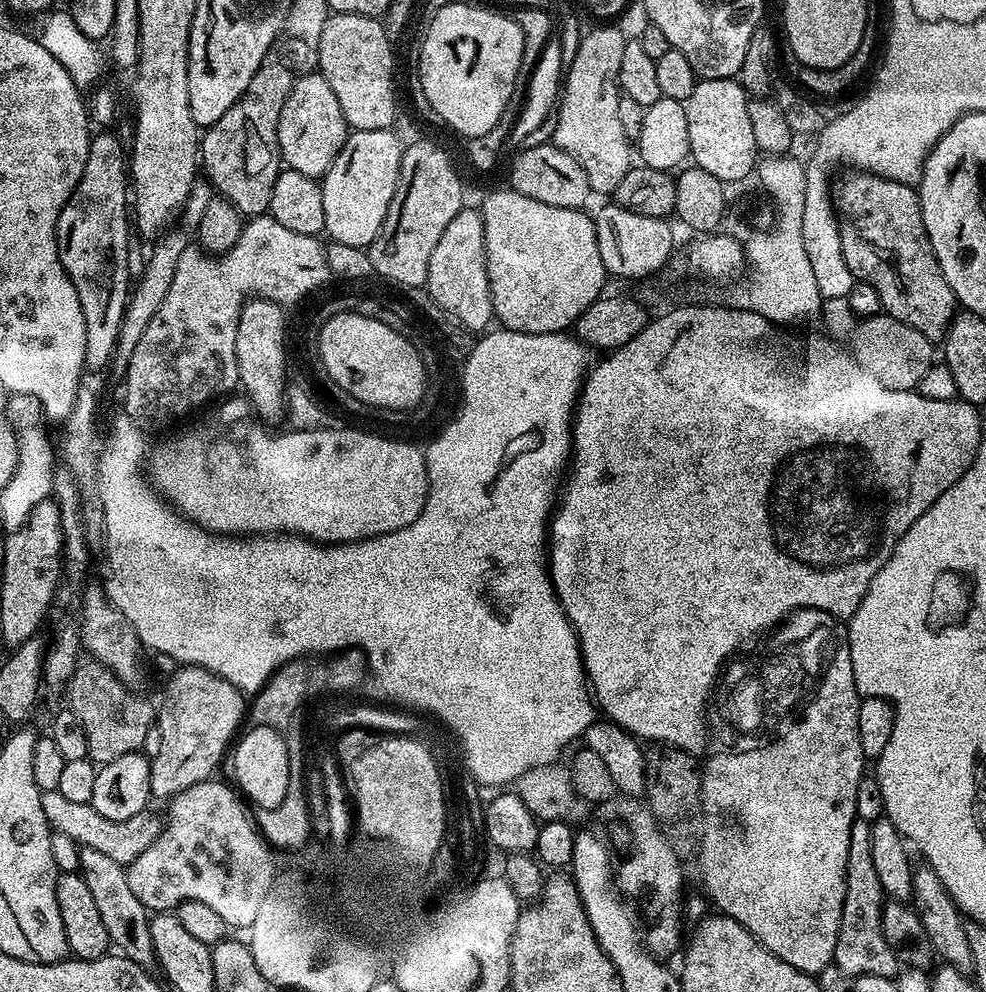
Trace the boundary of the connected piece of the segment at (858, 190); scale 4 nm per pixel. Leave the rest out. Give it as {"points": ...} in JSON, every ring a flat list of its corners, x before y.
{"points":[[856,170,851,174,853,176,841,186,840,193,837,191,834,196,842,258,846,258,849,273,856,280,866,282,874,286,874,290,878,290,880,307,887,315,906,321,910,326,914,326,914,330,926,334,930,341,943,341,952,317,957,315,958,305,954,290,950,290,950,282,946,282,930,246,930,238,922,222,919,191,911,184,894,182,890,178,875,176,872,172]]}

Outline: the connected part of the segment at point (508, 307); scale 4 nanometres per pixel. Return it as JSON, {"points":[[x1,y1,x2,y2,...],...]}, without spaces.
{"points":[[510,186,503,187,490,193,482,207,486,270,495,319,515,332,539,336,571,329,576,319,605,291,606,273,602,254,598,254,596,221,579,208,546,206,546,202,534,202,534,198,526,198,526,194,518,194]]}

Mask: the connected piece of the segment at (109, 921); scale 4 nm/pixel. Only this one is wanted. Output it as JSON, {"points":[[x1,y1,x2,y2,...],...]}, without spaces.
{"points":[[86,847,80,849,81,878,86,882,94,903,98,905,98,914,108,931,109,941,116,944,126,958,130,958,138,966,151,969,156,964,154,944,150,938,152,921,148,909,138,902,138,897,130,891,130,882,125,865,119,864,109,855]]}

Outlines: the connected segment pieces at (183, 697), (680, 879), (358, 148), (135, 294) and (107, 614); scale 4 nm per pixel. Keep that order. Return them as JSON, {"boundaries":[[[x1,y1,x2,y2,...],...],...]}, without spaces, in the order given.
{"boundaries":[[[180,666,175,670,177,672,169,678,168,689,164,692,164,705,159,705,158,708,158,727,162,734,162,747,159,749,158,756,150,760,152,765,150,786,152,796,156,798,177,796,182,790,209,779,215,773,212,771,219,766,224,751,226,751,225,756,229,751,237,735,236,727,239,726,240,720,242,724,242,717,246,712,246,700,242,693,216,673,191,666]],[[616,794,603,801,599,805,598,811,600,811,600,820,604,823,605,830,608,831,609,837,607,836,607,839,618,857,618,863,614,868,615,887,625,897,633,896,636,900,645,900,644,912,648,915,648,928,646,924,646,931,642,936,643,943,649,953,656,958,674,955,676,947,678,947,677,952,681,947,680,914,682,918,682,898,680,902,680,891,684,888,684,868,680,865,683,864,681,857,676,856,674,850,670,850,666,838,662,838,662,830,658,830,651,812,639,799]],[[387,128,349,131,338,158,334,158,330,170,322,178,322,207,326,210,324,232,332,235,335,243,367,249,378,230,382,230,390,198,394,198,398,184,398,170,405,149,394,133]],[[171,232,161,235,153,243,157,244,153,246,152,254,150,250,150,255,147,257,145,273,135,281,134,287,131,289,128,305,120,323,116,352,113,353,110,363,110,372,112,370,116,378,123,377,127,372,130,358,134,354,134,350,138,350,138,342,142,342,142,334,146,334,146,326,150,326,150,318,154,318,154,314,158,314,158,306,162,306,162,298,166,298,166,290,170,290,170,282,174,282,174,270,178,270,178,258,190,247,190,240,187,240,182,233]],[[99,583,90,584,81,591,81,607,78,614,81,647,91,659,107,666,123,684,131,688,139,687,138,684,144,678,140,640,125,616,109,602,103,587]]]}

